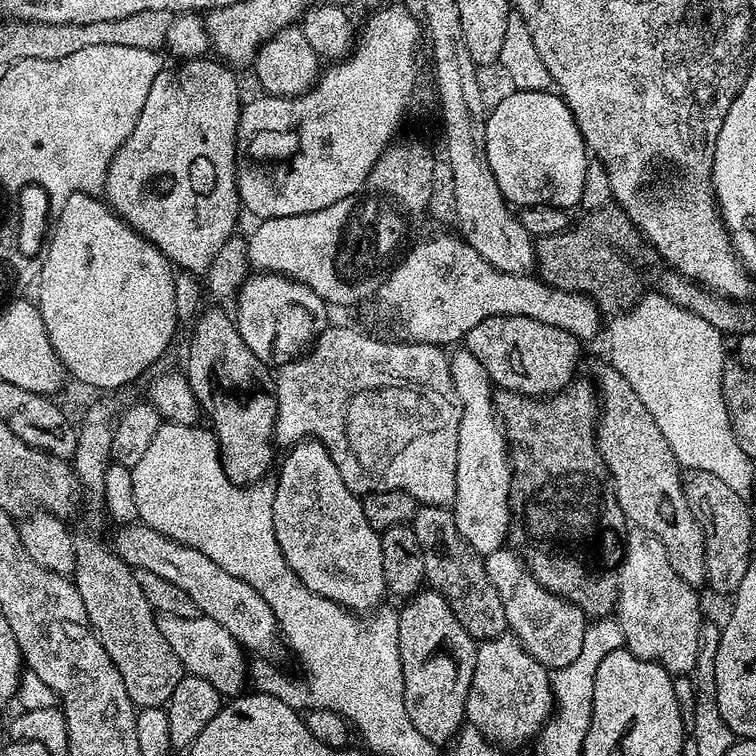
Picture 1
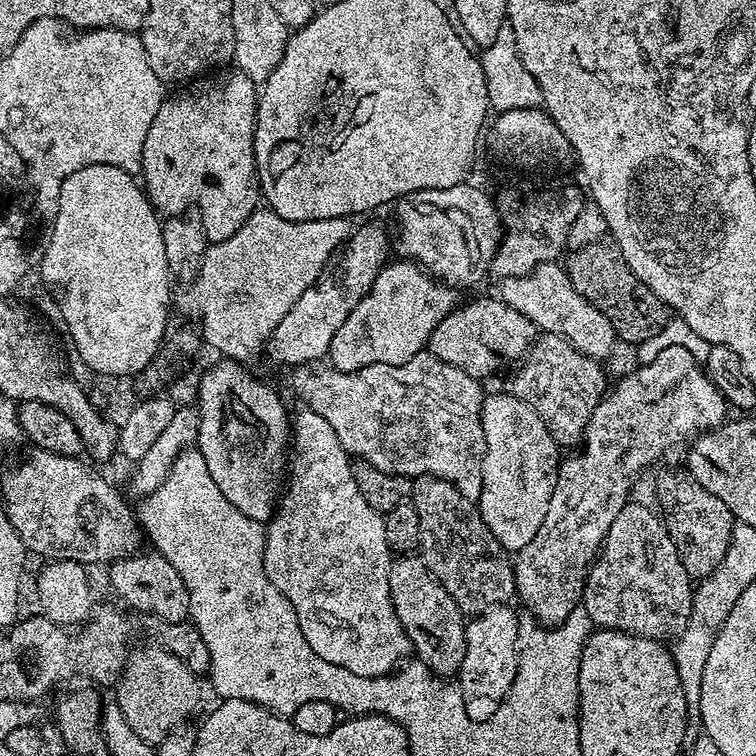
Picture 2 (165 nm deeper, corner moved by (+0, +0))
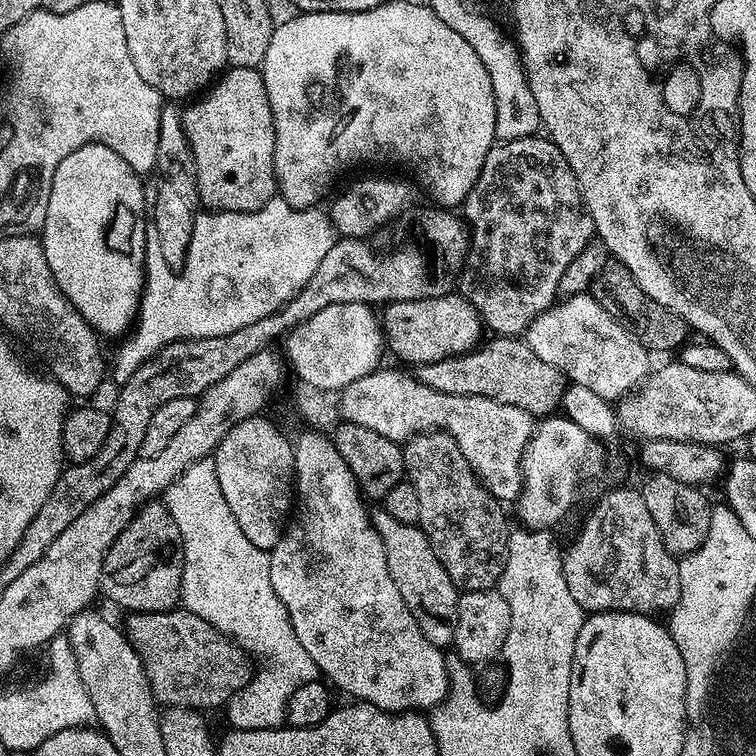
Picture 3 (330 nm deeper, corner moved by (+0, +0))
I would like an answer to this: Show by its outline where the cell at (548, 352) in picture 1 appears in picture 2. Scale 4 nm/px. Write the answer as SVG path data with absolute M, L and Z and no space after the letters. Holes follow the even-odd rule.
M499 298L472 300L453 308L430 334L426 348L432 355L450 366L458 366L466 374L477 378L492 376L504 367L515 365L524 359L533 340L538 335L535 324L518 310L514 310Z

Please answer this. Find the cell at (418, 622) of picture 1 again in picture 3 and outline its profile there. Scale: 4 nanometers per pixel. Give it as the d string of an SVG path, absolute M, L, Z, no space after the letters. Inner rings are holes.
M382 510L373 511L371 517L372 524L386 546L390 578L394 578L394 586L398 586L406 606L410 606L410 614L414 614L418 630L422 630L422 634L430 638L434 647L447 649L447 644L449 647L456 638L461 593L450 574L446 574L446 566L438 562L438 554L434 554L426 534L417 525L398 522L398 518L390 518L390 514Z

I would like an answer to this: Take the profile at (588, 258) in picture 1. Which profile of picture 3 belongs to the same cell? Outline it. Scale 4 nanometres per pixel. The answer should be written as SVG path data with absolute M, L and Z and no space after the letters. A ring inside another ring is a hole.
M609 259L602 274L598 274L598 278L594 278L590 294L643 348L647 348L653 353L668 352L671 348L679 349L689 339L688 323L666 306L654 302L654 298L647 296L642 290L642 286L638 286L638 282L634 282L634 274L630 274L630 270L626 270L626 266L622 266L622 262L618 259Z

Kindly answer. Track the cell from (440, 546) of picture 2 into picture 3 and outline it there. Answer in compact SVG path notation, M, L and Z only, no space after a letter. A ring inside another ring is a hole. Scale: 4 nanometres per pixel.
M437 430L435 432L422 432L419 436L412 437L403 445L404 449L404 470L407 479L411 480L414 490L418 490L418 503L420 508L420 523L418 527L424 531L426 538L430 542L430 546L434 550L434 554L438 554L438 562L442 562L442 566L446 566L446 574L450 574L450 578L455 582L457 589L464 592L487 592L495 589L500 582L500 575L504 569L504 563L508 557L508 534L510 531L510 523L504 517L505 505L494 499L488 493L488 487L480 483L480 477L476 475L475 470L470 466L470 462L466 458L466 454L462 454L457 437L451 436L448 432Z

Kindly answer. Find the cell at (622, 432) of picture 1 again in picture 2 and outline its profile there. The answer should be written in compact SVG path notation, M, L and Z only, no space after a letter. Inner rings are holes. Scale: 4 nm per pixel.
M540 334L532 341L524 359L515 365L516 373L509 378L506 388L511 395L517 396L519 400L525 400L540 415L557 444L567 446L571 440L579 441L583 437L584 428L590 422L590 414L594 414L598 402L604 397L606 383L604 384L604 372L600 368L603 367L597 361L582 354L561 336Z

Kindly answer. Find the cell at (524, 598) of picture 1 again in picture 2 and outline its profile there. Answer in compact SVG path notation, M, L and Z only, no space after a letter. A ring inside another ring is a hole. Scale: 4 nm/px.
M668 346L657 358L649 364L640 364L636 366L629 376L624 376L616 385L609 387L604 393L604 397L598 402L598 406L594 410L594 414L590 414L590 422L584 428L582 443L579 445L580 452L576 452L573 456L565 455L560 462L560 469L556 475L556 485L554 486L554 494L550 498L550 510L546 510L546 518L542 518L542 526L538 526L538 534L534 534L534 538L530 538L530 542L526 542L526 546L522 546L522 550L515 553L514 567L516 570L516 596L525 604L527 611L535 616L539 623L545 626L559 626L561 622L571 614L573 610L581 603L584 595L584 581L588 578L588 570L592 566L592 561L596 559L601 548L604 547L604 539L610 530L610 526L614 526L614 518L618 518L618 510L622 510L622 506L629 503L632 492L632 483L636 480L636 475L643 468L648 468L667 448L672 448L675 444L687 445L696 439L697 436L711 432L714 428L719 428L725 423L726 417L729 415L726 405L726 398L716 389L714 382L710 382L710 378L704 372L703 367L697 364L690 354L690 350L684 349L682 346Z

